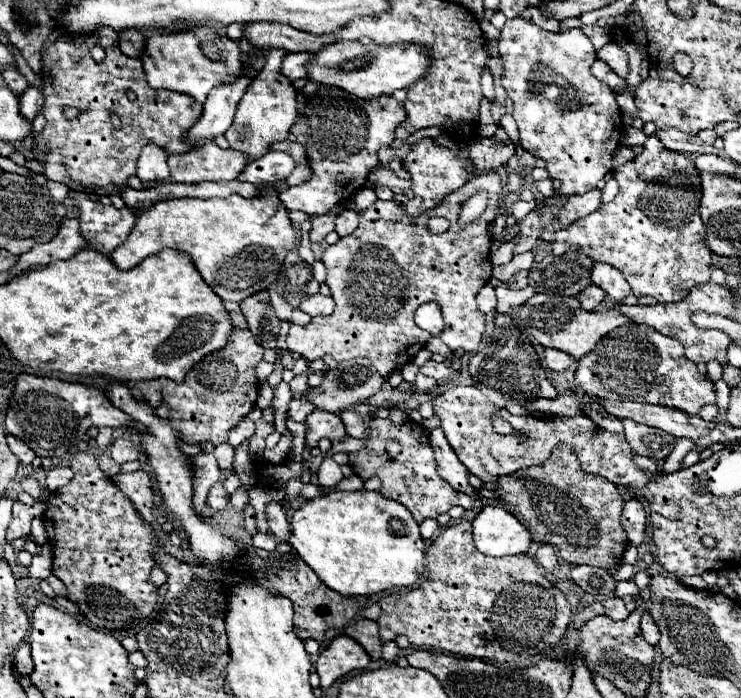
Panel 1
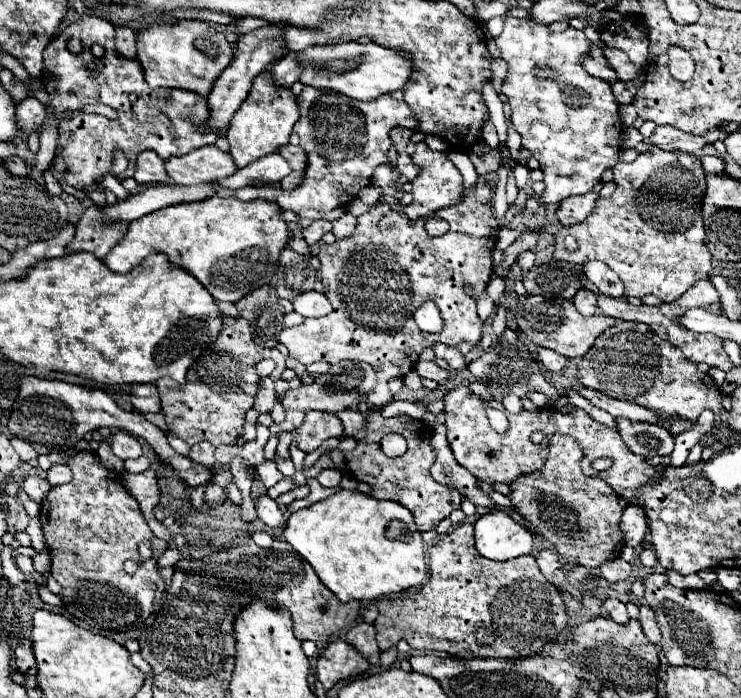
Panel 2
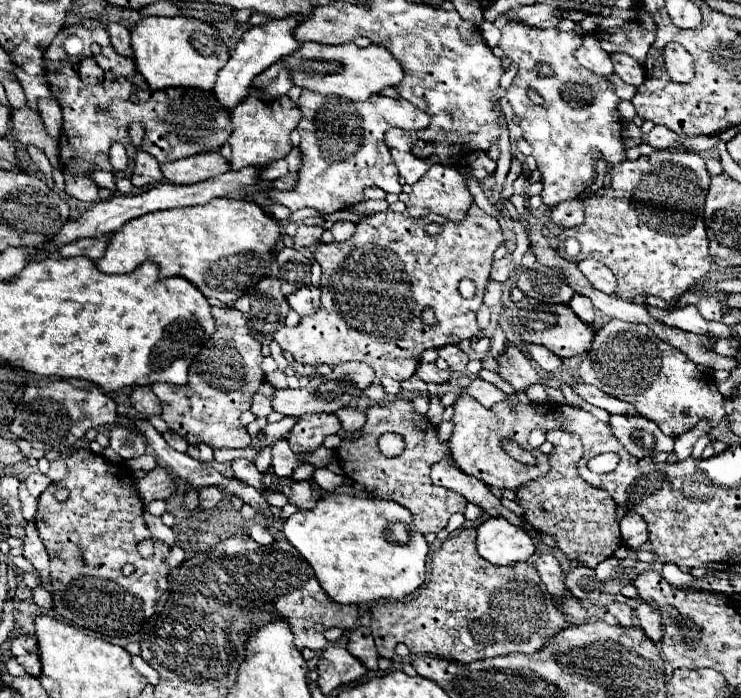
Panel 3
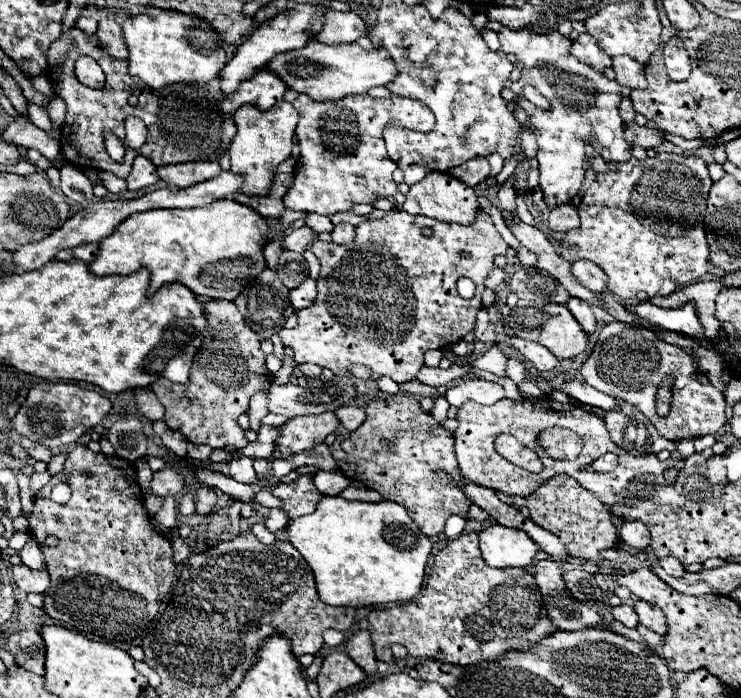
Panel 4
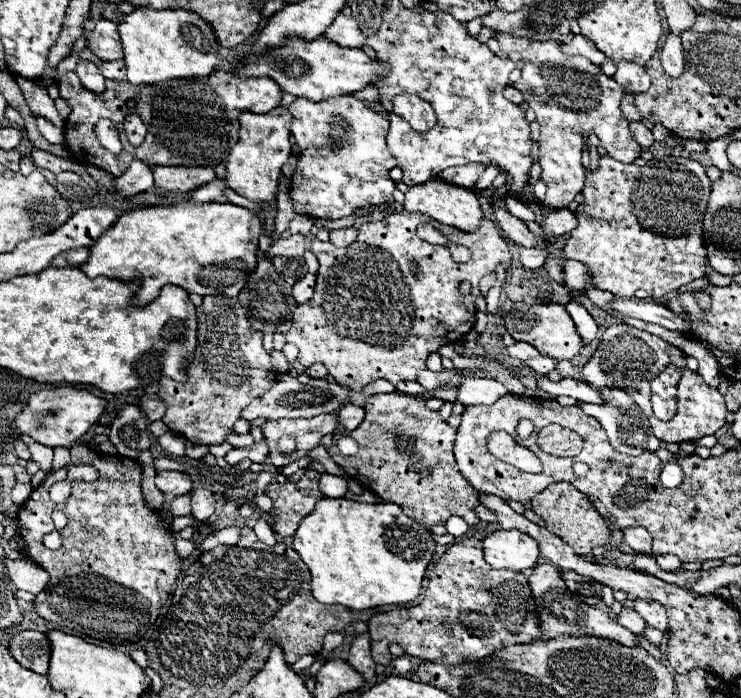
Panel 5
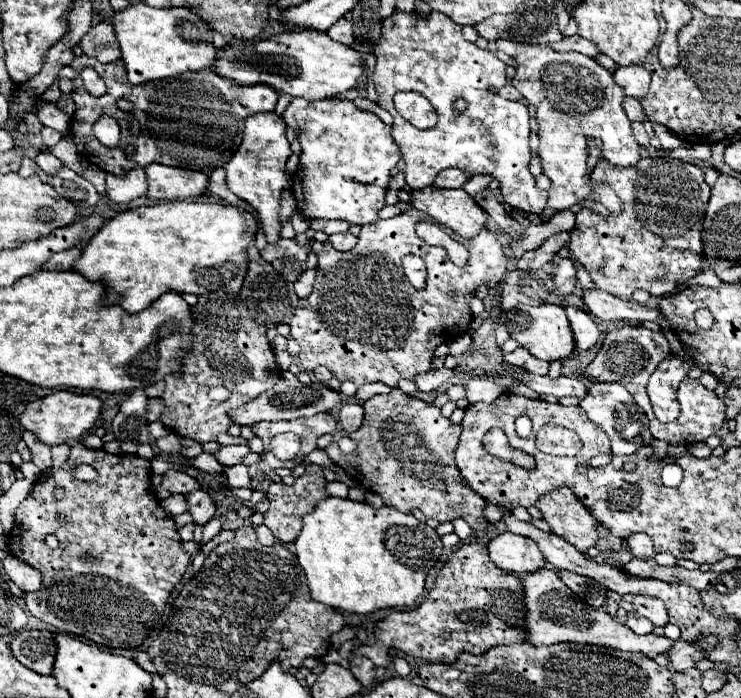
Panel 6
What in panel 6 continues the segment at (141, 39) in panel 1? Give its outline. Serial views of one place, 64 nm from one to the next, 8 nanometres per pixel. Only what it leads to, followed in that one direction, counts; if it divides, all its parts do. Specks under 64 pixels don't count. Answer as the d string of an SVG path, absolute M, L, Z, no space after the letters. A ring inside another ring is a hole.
M100 22L88 30L88 34L80 40L82 52L88 56L94 56L98 62L116 62L120 60L120 46L116 44L116 34L112 32L112 26L106 22Z

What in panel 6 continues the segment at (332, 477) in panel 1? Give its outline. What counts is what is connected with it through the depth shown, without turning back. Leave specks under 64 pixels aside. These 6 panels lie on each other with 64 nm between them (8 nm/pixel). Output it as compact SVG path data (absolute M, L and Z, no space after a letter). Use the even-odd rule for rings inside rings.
M338 480L326 482L326 490L330 496L336 496L336 498L346 498L346 494L348 494L348 486L344 482L338 482Z

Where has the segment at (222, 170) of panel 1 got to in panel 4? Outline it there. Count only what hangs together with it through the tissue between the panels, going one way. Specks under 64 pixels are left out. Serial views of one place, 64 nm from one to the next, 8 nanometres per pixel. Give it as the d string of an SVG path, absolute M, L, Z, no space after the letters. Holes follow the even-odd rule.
M198 160L198 162L182 162L172 166L158 166L158 176L178 188L186 188L198 182L206 182L222 172L222 166L216 160Z

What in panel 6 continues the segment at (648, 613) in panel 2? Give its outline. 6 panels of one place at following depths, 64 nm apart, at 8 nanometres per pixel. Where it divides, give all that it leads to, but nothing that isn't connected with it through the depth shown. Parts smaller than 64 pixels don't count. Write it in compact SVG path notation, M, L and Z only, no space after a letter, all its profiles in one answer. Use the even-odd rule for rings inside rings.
M634 596L632 600L634 610L648 618L654 626L666 626L668 624L668 612L662 600L656 600L652 596Z

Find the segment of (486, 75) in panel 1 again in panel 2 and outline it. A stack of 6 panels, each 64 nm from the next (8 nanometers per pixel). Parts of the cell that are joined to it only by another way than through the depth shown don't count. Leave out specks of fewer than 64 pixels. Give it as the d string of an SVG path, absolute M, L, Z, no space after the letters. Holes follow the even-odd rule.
M490 82L484 84L484 100L486 100L486 106L490 110L490 118L492 118L494 126L496 126L496 130L498 130L498 138L502 142L506 142L506 118L504 118L504 112L502 112L504 104L502 104L500 96L496 94L496 90L494 90L494 86Z

